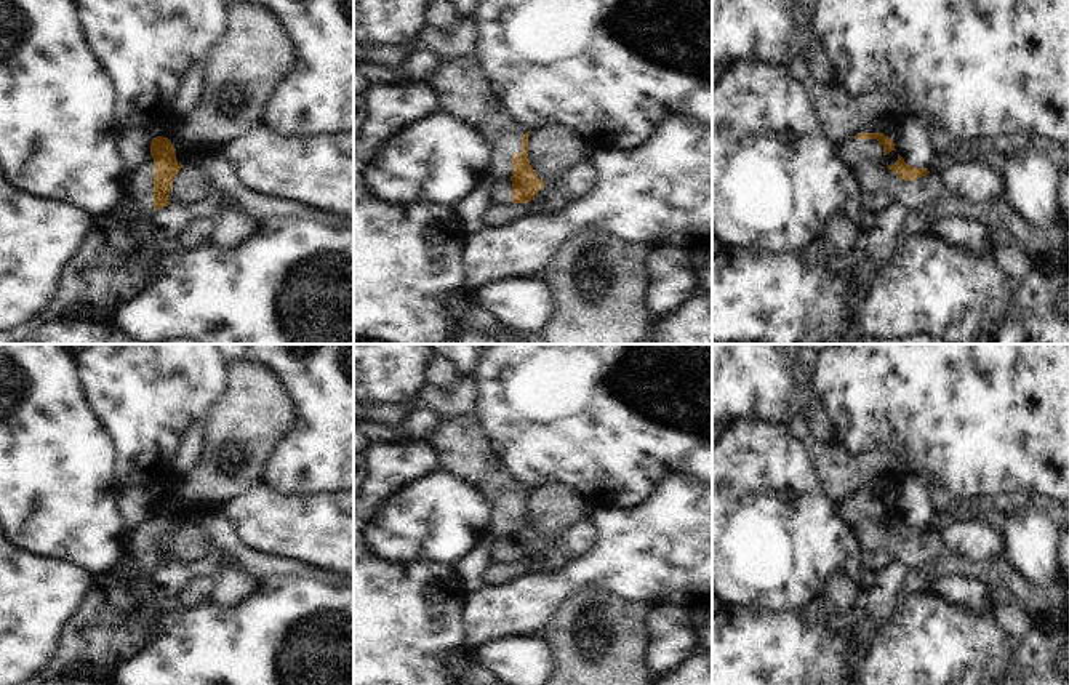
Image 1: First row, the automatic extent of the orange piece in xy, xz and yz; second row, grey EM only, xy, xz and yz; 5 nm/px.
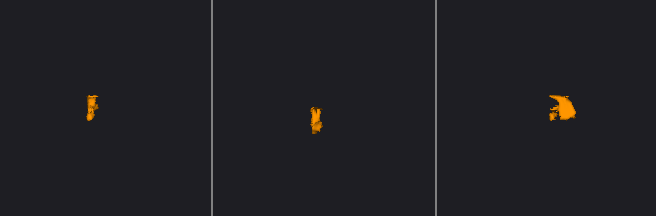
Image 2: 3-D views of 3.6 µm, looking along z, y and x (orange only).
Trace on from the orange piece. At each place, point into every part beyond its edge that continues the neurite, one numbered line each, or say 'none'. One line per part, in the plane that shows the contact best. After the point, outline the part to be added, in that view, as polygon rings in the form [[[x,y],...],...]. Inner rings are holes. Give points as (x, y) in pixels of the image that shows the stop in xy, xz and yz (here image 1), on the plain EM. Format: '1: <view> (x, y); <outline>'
1: yz (853, 511); [[[848,498],[837,504],[837,512],[842,522],[853,531],[856,531],[864,519],[882,522],[883,525],[895,523],[898,519],[898,511],[891,509],[885,514],[883,504],[880,504],[877,498]]]

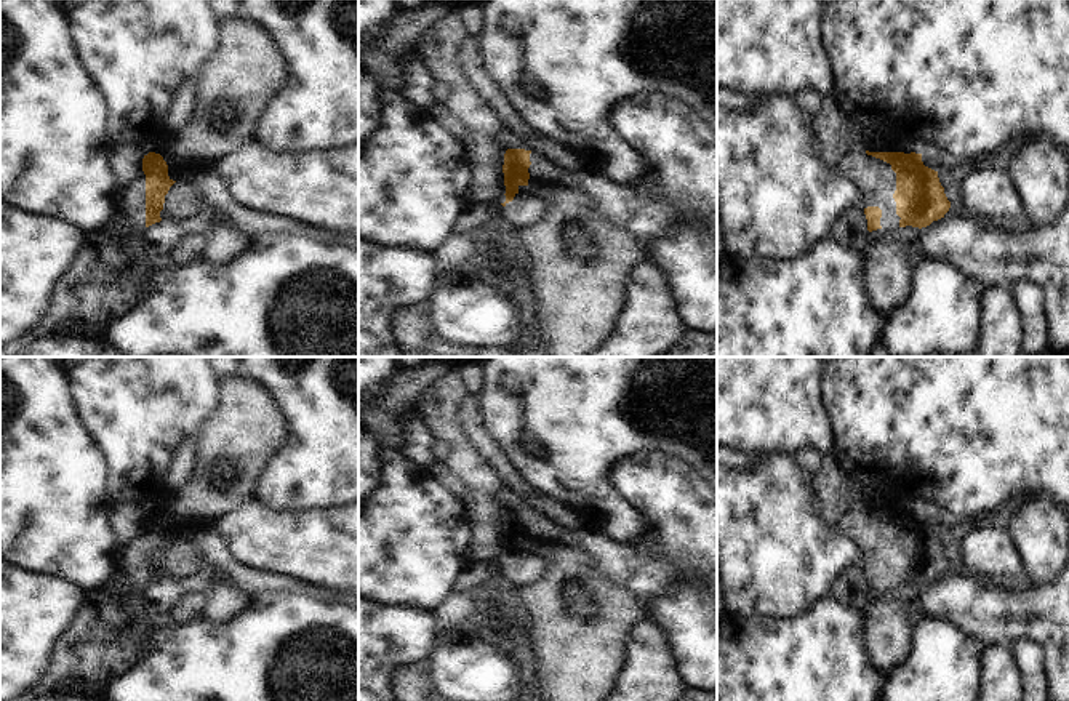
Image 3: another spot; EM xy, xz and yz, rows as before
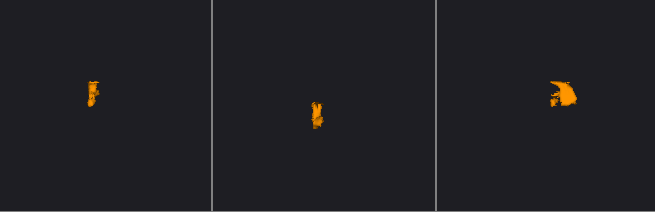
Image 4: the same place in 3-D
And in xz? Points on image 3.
1: xz (581, 618); [[[507,487],[498,501],[502,530],[506,509],[525,506]],[[525,509],[531,511],[528,544],[547,562],[534,583],[518,589],[531,619],[538,688],[544,701],[607,701],[626,659],[629,632],[647,618],[645,603],[605,573],[581,543],[579,530],[567,530],[536,509]]]

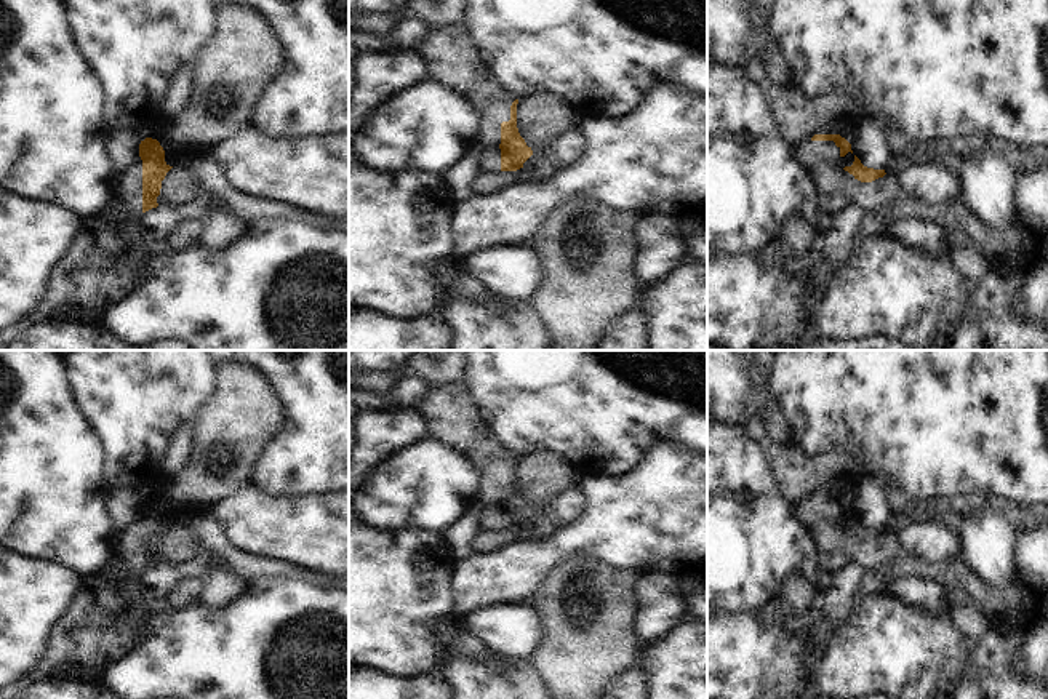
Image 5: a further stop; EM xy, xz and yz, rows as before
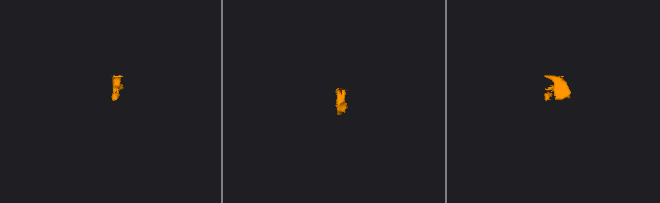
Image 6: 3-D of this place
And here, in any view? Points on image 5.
1: yz (810, 512); [[[805,499],[794,505],[794,513],[798,523],[810,533],[813,533],[821,520],[838,523],[840,526],[851,525],[854,520],[854,512],[848,510],[842,515],[840,505],[837,505],[834,499]]]

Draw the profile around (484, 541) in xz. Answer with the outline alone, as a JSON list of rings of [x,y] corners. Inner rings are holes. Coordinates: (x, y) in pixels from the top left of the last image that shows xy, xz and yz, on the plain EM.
[[[541,449],[518,457],[517,486],[533,513],[517,529],[478,529],[470,539],[470,552],[493,552],[514,541],[530,541],[530,531],[541,517],[541,510],[555,494],[573,488],[576,480],[571,464],[558,454]]]

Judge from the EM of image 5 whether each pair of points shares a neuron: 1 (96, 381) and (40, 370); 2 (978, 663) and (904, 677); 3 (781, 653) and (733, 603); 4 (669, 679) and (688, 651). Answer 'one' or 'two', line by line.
1: two
2: one
3: two
4: one

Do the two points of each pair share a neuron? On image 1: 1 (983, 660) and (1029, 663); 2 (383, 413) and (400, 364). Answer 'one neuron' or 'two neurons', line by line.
1: one neuron
2: two neurons

